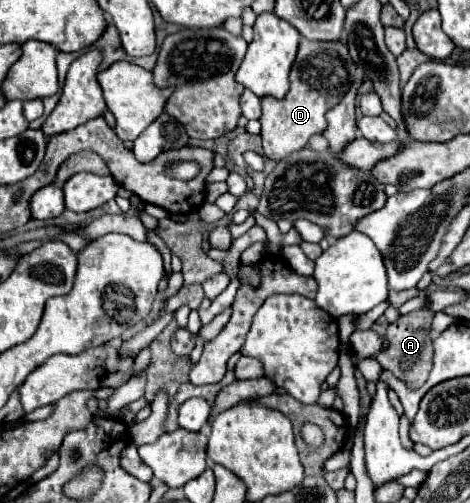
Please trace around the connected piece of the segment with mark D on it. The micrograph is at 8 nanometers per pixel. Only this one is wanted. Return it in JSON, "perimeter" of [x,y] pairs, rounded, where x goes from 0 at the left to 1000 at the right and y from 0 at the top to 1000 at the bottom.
{"perimeter":[[[640,76],[636,103],[615,147],[619,175],[611,191],[598,199],[581,191],[555,195],[560,227],[551,243],[555,243],[555,274],[560,274],[564,310],[594,322],[619,302],[649,294],[653,278],[666,266],[687,262],[696,250],[691,223],[717,211],[730,187],[743,183],[743,171],[751,167],[751,139],[755,139],[755,123],[743,111],[743,95],[734,80],[679,83],[679,80]]]}

